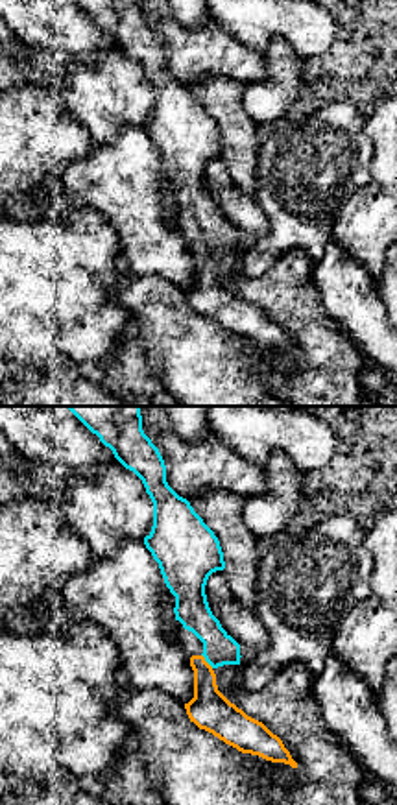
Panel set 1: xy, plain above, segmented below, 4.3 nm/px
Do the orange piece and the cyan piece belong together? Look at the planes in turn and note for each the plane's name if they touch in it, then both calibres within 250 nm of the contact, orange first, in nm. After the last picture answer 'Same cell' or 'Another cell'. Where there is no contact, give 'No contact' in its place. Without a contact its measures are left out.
Touches orange in xy. Thickness 180 nm (orange) against 150 nm

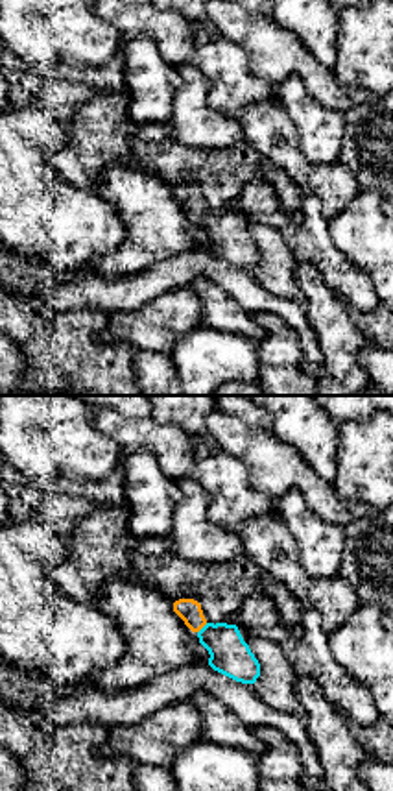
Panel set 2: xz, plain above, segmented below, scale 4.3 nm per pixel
Touches orange in xz. Thickness 100 nm (orange) against 180 nm

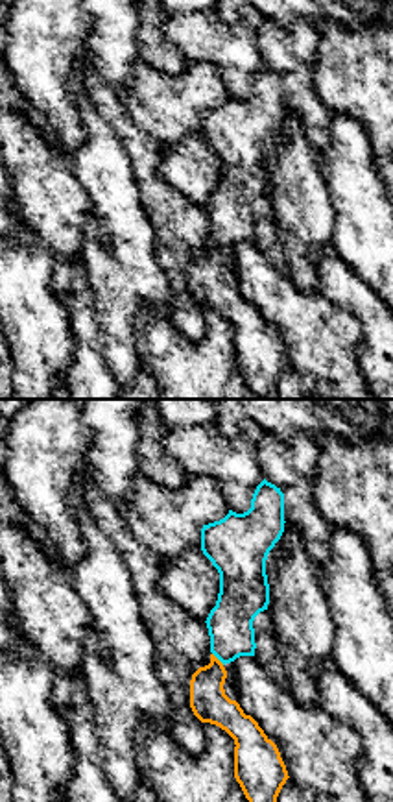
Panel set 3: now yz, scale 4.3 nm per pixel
Touches orange in yz. Thickness 160 nm (orange) against 200 nm

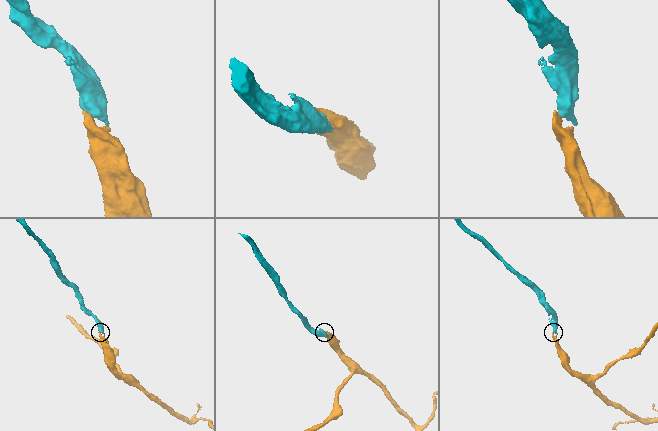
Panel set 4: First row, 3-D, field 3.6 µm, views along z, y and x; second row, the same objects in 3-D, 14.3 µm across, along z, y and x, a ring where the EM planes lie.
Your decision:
Same cell

